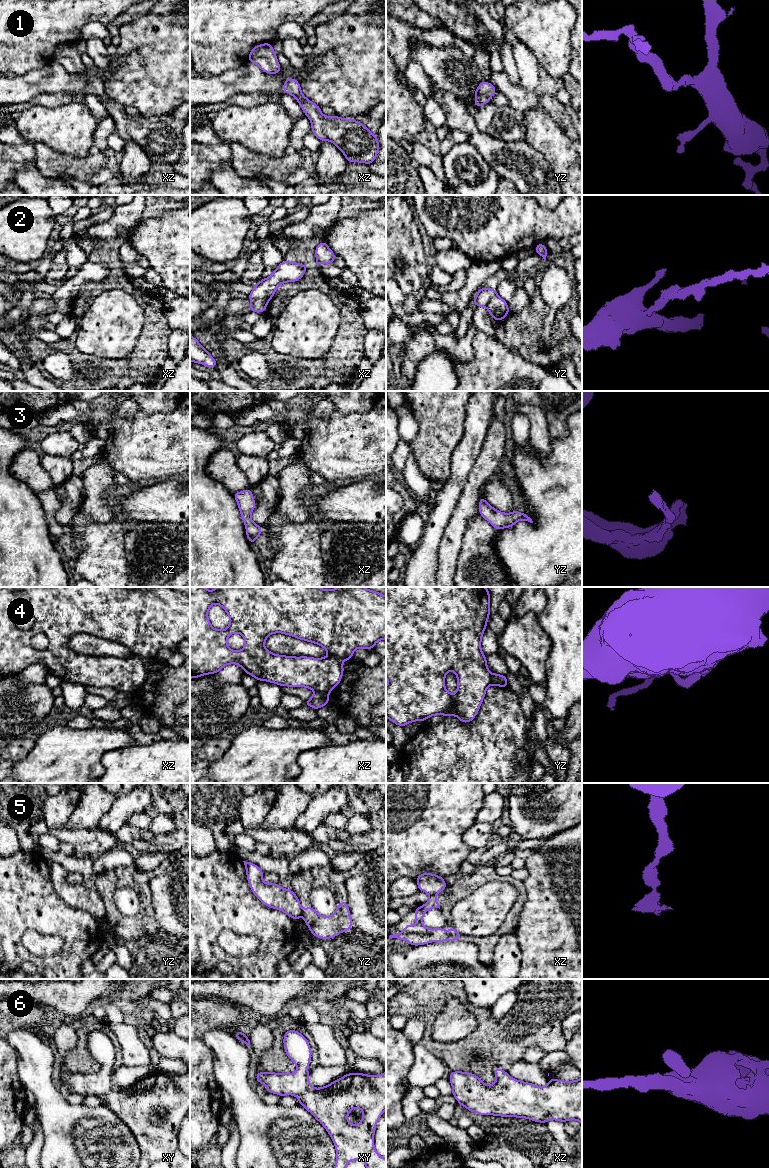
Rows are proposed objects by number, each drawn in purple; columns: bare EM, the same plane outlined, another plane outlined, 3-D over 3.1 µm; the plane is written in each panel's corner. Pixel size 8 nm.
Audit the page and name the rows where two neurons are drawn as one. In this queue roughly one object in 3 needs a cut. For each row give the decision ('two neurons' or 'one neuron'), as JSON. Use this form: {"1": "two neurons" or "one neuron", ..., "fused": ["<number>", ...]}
{"1": "one neuron", "2": "two neurons", "3": "one neuron", "4": "two neurons", "5": "two neurons", "6": "one neuron", "fused": ["2", "4", "5"]}

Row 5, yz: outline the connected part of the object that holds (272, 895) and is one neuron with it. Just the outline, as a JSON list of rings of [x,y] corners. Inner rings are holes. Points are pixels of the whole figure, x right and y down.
[[[244,862],[248,884],[253,894],[267,907],[278,909],[293,920],[303,914],[300,901],[293,890],[284,889],[279,884],[265,883],[262,880],[264,871],[256,864]]]

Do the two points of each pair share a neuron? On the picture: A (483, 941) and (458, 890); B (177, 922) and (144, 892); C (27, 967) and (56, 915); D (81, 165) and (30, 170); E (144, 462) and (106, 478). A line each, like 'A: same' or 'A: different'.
A: same
B: different
C: different
D: different
E: different

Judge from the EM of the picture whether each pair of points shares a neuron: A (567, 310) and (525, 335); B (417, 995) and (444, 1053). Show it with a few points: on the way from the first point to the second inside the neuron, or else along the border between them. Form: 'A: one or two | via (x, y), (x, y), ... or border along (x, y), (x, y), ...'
A: one | via (560, 322), (547, 335), (537, 335)
B: one | via (429, 1010), (429, 1039)

